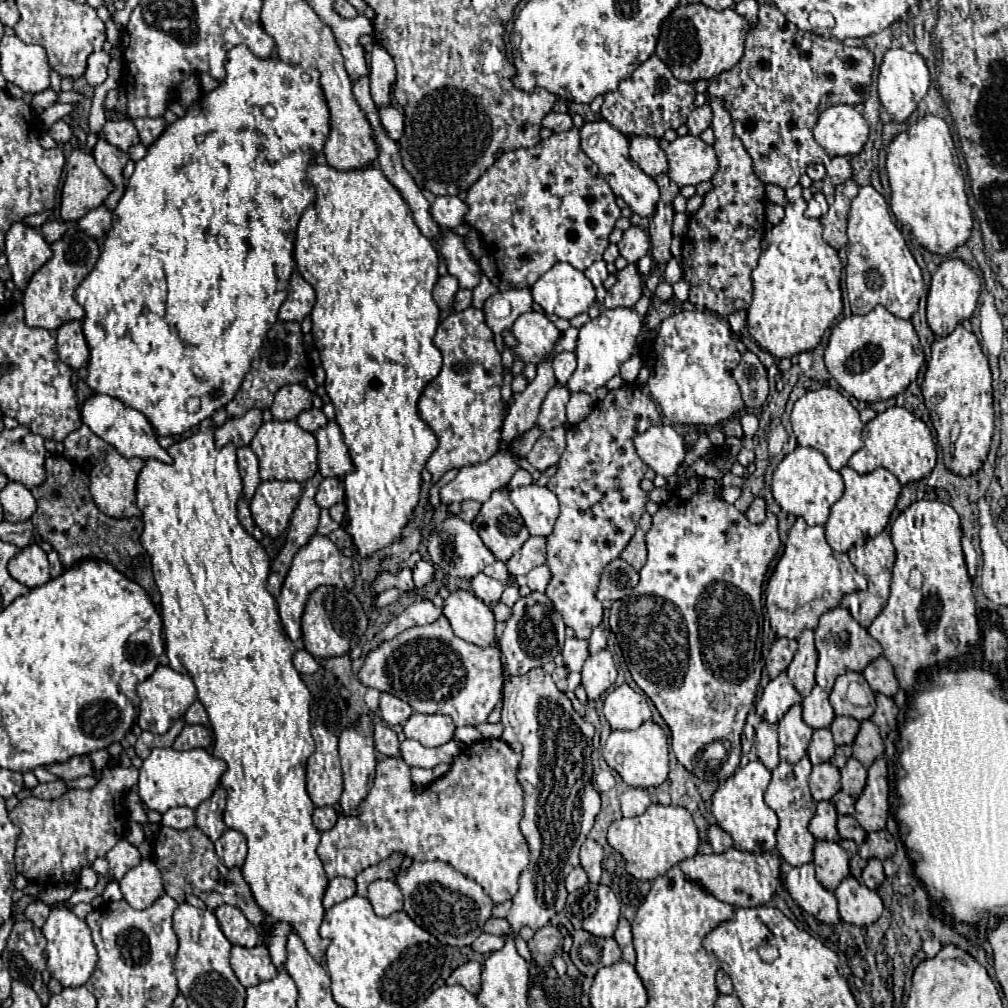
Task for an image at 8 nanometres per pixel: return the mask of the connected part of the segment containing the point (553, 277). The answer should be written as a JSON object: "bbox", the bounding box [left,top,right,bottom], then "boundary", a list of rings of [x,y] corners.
{"bbox":[530,262,596,320],"boundary":[[[566,262],[554,264],[530,290],[534,302],[540,304],[546,314],[554,314],[564,320],[588,312],[596,302],[592,282]]]}

